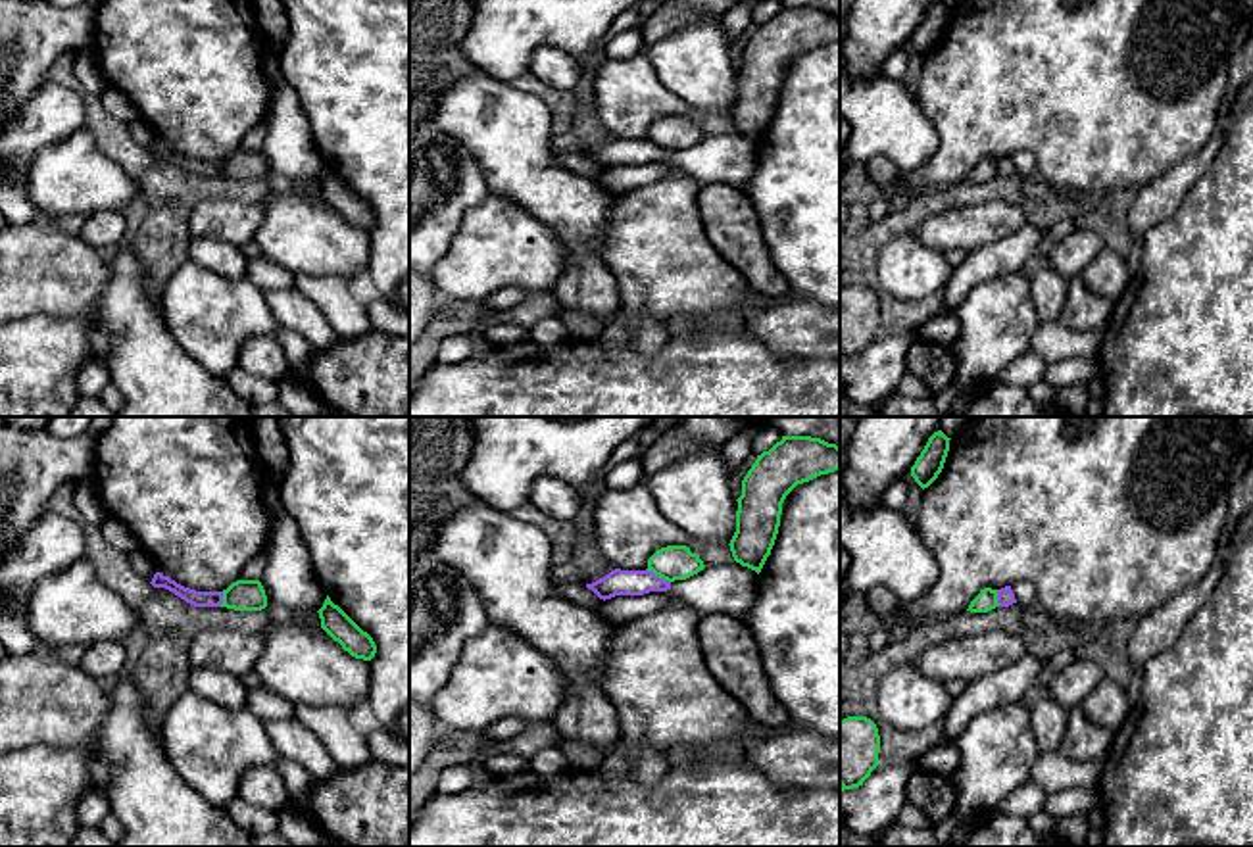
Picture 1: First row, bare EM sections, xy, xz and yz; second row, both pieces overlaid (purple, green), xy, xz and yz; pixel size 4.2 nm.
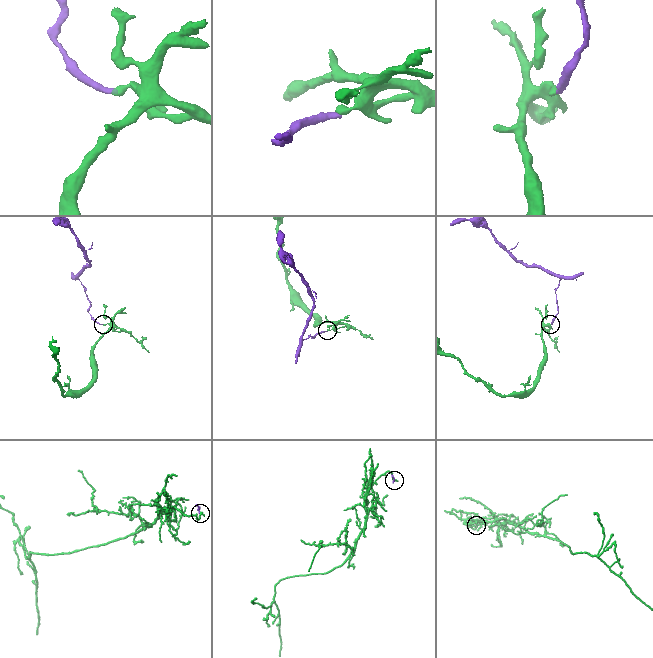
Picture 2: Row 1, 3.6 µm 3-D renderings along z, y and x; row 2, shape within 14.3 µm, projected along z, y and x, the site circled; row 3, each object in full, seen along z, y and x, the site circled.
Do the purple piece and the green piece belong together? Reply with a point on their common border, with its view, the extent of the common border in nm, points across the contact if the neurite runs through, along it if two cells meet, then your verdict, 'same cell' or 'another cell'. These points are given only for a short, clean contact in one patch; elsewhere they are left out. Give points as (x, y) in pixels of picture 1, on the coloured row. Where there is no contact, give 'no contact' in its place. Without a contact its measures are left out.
xz (658, 577) | 120 nm | along xz (646, 569), (669, 582) | another cell

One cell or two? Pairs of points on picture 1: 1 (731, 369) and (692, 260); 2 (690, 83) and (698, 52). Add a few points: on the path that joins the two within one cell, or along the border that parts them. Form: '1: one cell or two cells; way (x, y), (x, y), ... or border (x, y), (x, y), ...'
1: two cells; border (704, 323), (685, 323), (675, 329)
2: one cell; way (696, 75), (696, 60)

